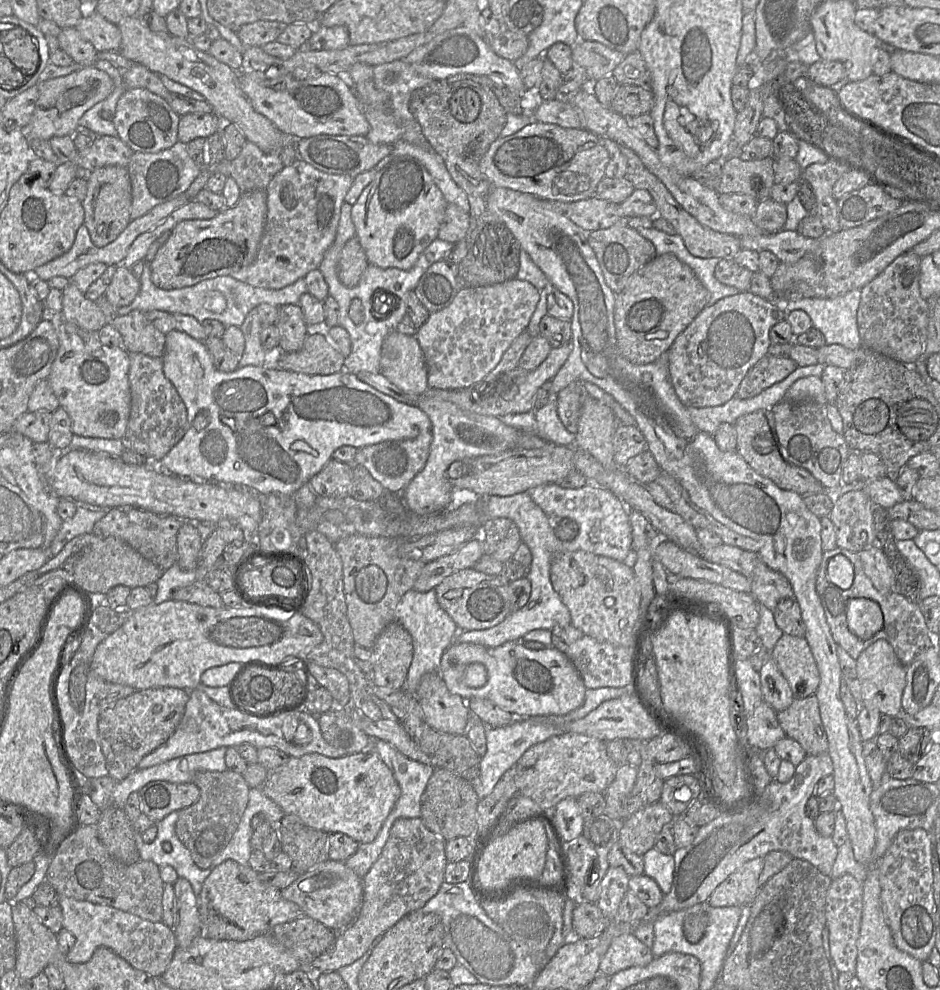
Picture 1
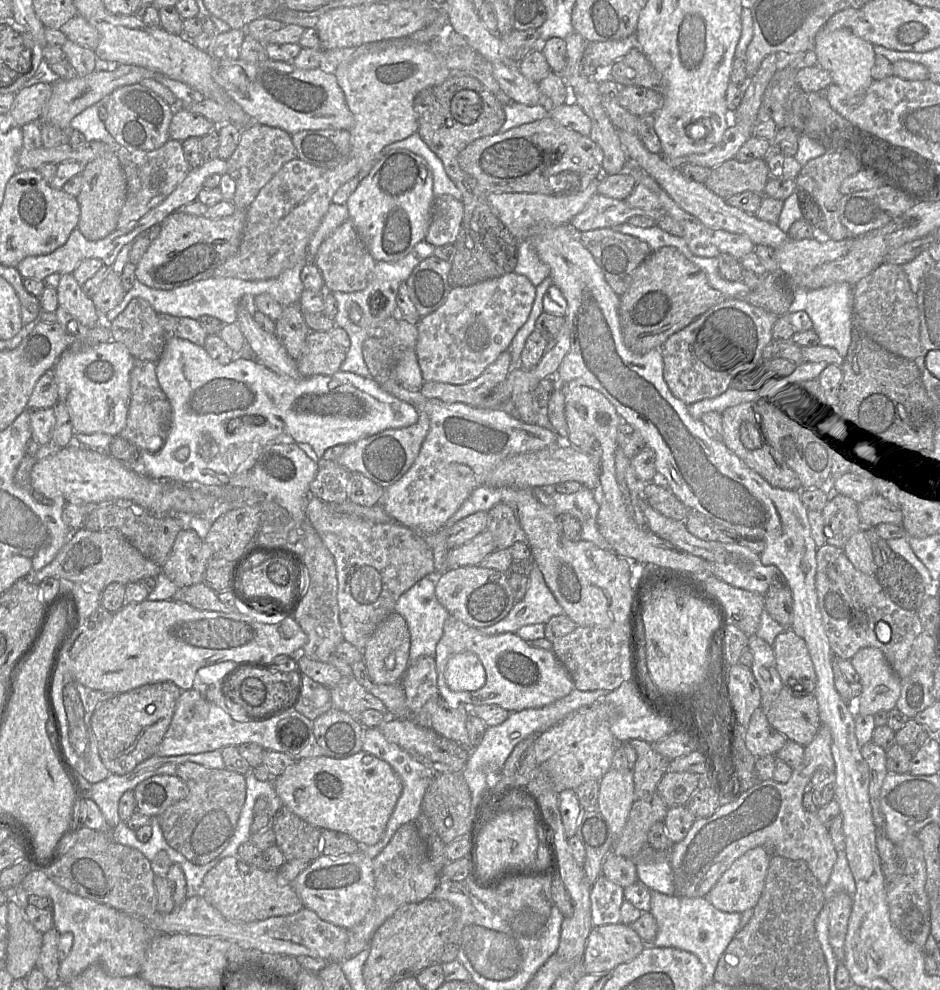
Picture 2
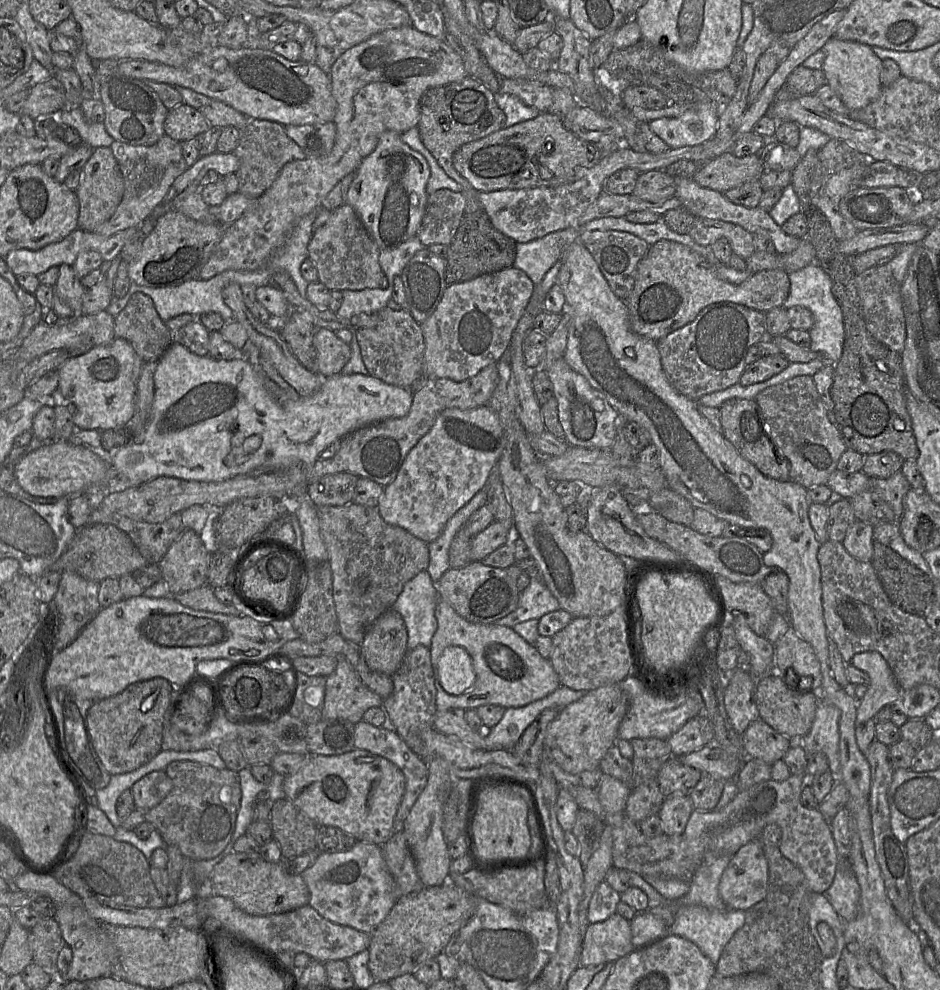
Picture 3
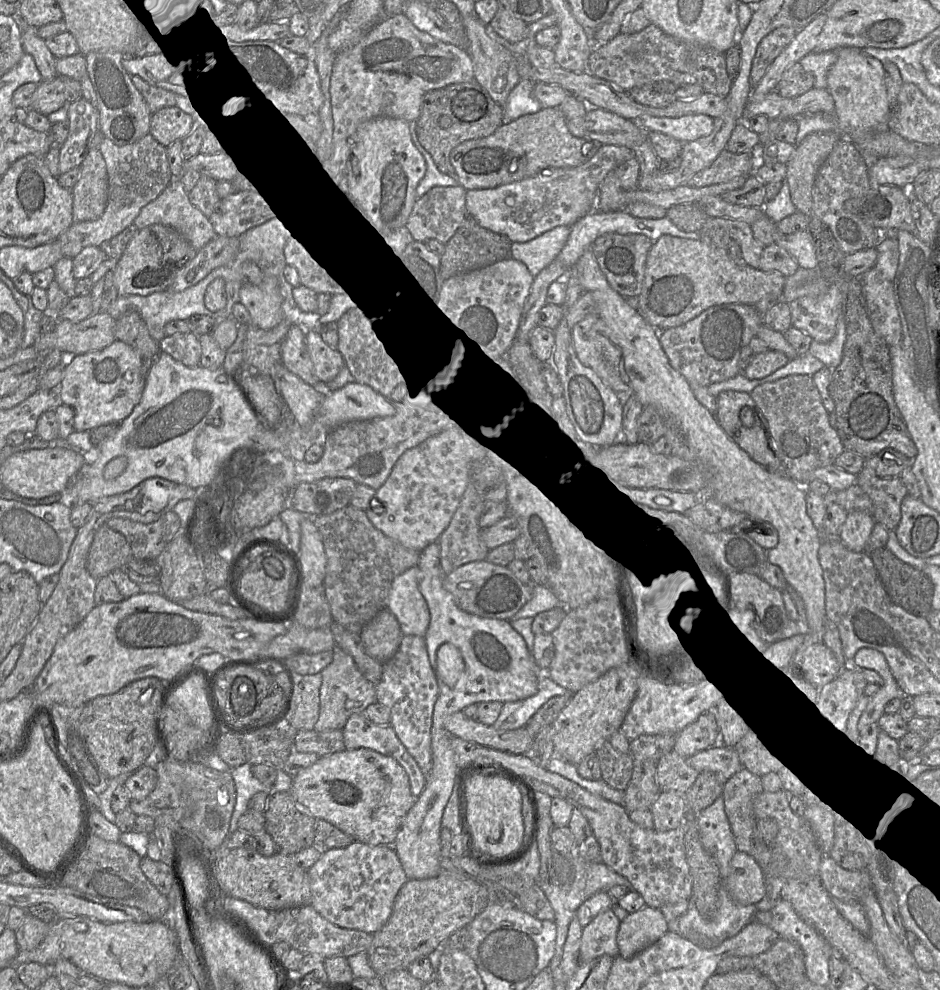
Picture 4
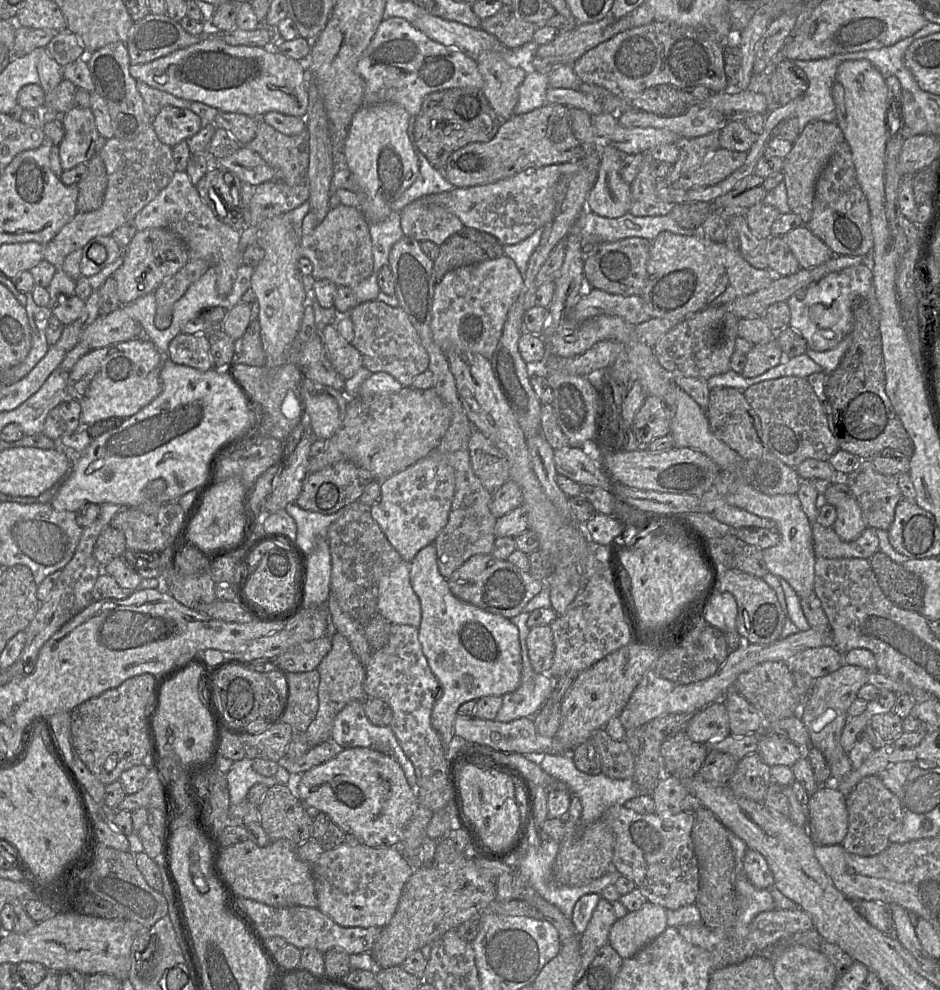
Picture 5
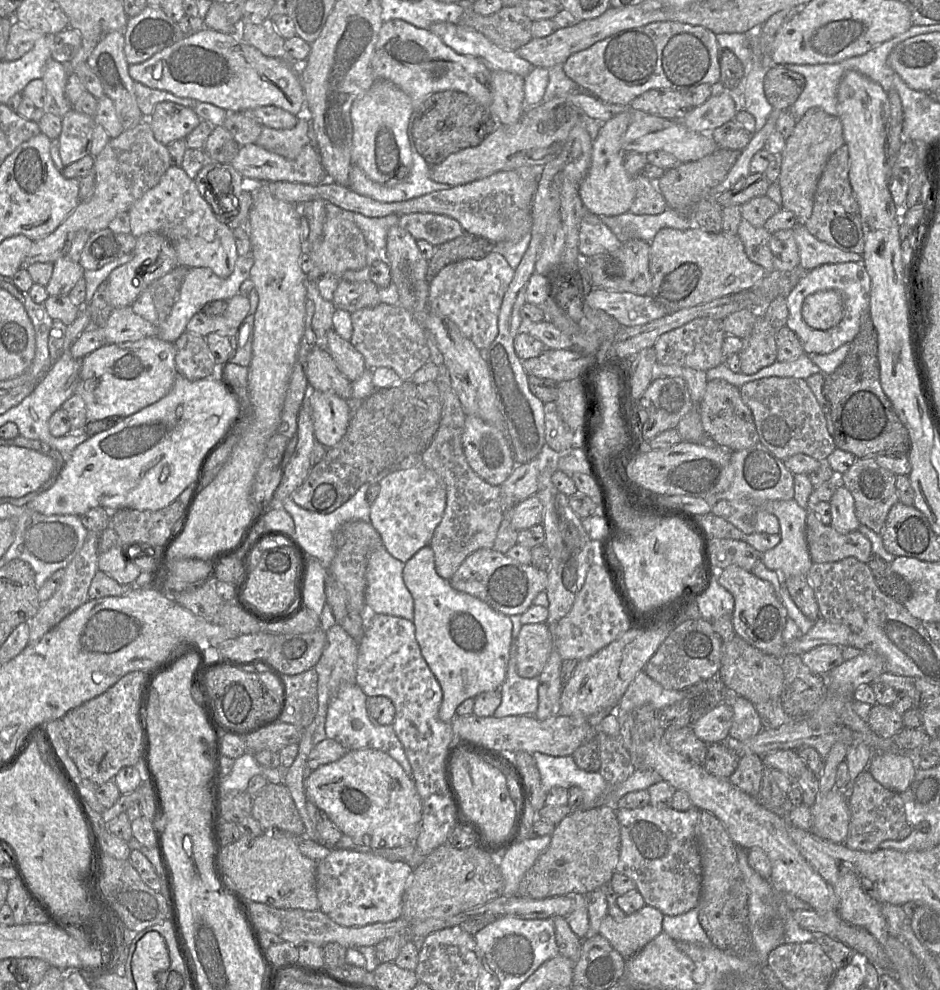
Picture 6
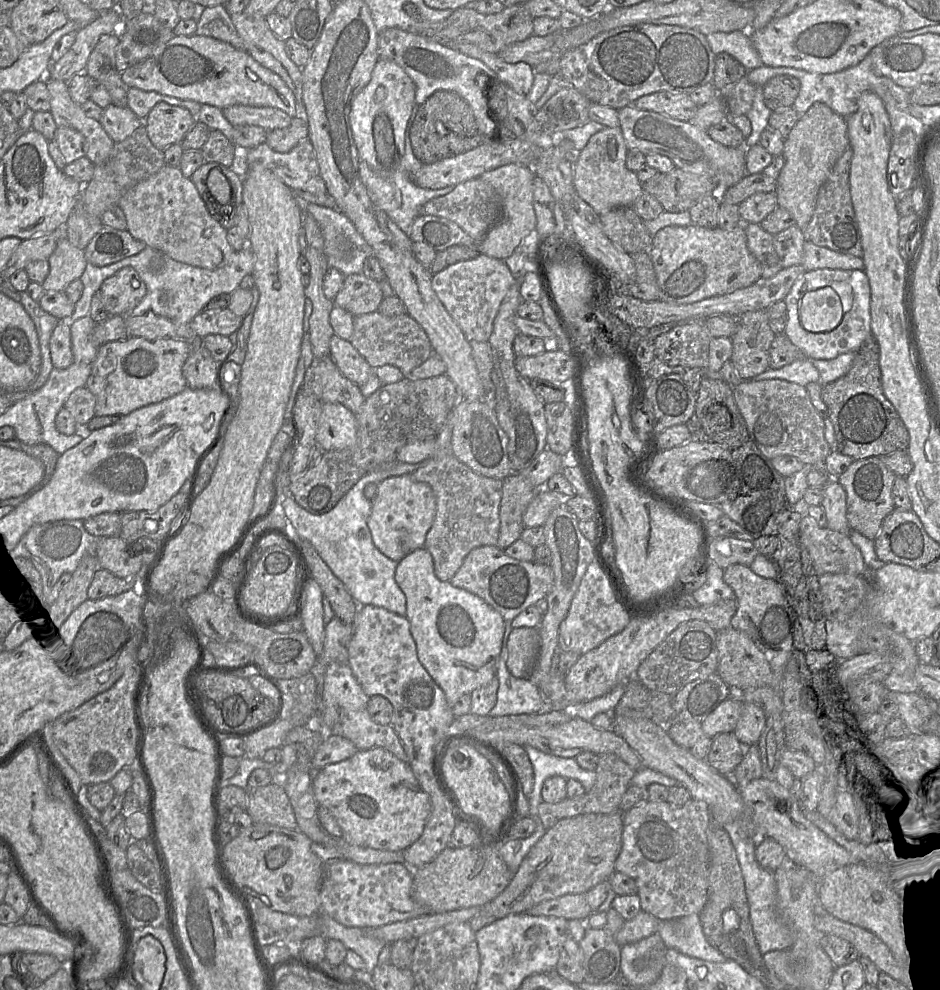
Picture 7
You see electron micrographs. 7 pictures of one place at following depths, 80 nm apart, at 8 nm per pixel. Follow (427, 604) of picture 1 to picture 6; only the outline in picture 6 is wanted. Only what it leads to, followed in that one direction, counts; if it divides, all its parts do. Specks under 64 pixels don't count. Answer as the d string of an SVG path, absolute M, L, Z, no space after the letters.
M377 547L366 567L365 608L368 614L386 614L412 621L414 600L403 580L404 563L391 556L385 547Z

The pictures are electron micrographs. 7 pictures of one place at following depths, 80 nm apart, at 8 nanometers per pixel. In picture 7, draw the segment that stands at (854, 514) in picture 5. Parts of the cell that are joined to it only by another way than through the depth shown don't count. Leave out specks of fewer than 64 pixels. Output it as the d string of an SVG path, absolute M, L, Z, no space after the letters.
M838 478L831 479L823 487L821 506L824 508L827 515L827 528L849 535L850 528L847 520L846 492L838 482Z

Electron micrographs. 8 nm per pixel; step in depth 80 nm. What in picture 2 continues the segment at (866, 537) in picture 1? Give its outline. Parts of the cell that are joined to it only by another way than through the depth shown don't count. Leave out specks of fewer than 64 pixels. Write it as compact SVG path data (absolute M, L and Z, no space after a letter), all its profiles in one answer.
M837 495L826 504L822 514L827 543L838 548L844 548L850 537L863 528L858 503L848 496Z

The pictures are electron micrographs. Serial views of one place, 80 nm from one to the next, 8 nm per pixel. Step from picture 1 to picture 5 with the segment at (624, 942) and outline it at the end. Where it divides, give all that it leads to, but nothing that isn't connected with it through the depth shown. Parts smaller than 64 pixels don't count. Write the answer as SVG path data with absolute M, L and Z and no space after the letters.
M602 897L599 900L585 931L579 935L582 954L609 944L610 929L617 921L612 903Z

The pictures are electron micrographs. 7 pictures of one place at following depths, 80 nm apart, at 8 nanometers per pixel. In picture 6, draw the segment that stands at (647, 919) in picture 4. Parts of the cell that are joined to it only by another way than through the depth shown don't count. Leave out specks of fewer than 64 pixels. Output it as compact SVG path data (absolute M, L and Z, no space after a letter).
M644 904L640 910L625 915L621 921L607 915L600 924L599 934L626 960L661 934L663 918L660 910Z

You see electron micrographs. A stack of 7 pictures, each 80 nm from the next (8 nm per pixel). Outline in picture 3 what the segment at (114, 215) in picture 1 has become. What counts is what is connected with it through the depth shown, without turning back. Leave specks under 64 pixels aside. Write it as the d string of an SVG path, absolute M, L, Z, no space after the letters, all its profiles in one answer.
M110 147L95 148L82 172L82 180L75 190L79 202L78 228L86 232L95 232L97 227L112 217L121 203L124 180Z

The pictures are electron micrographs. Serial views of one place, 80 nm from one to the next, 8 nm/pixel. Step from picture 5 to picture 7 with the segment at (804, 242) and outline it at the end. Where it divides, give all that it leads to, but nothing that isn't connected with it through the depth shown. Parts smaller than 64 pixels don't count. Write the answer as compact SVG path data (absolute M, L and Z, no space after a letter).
M806 240L803 246L801 265L805 271L823 268L864 271L861 257L842 254L827 247L818 246L809 240Z

